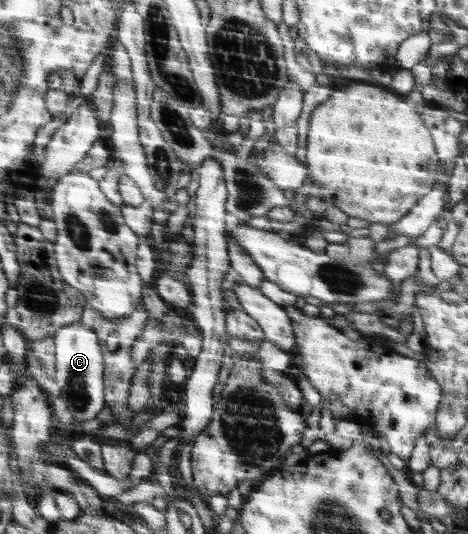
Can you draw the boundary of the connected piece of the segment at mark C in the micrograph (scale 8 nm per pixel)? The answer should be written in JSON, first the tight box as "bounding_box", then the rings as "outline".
{"bounding_box":[52,320,105,423],"outline":[[[79,320],[60,328],[52,338],[56,357],[54,380],[61,390],[61,399],[73,413],[75,423],[95,418],[104,407],[105,387],[104,361],[96,331]]]}

